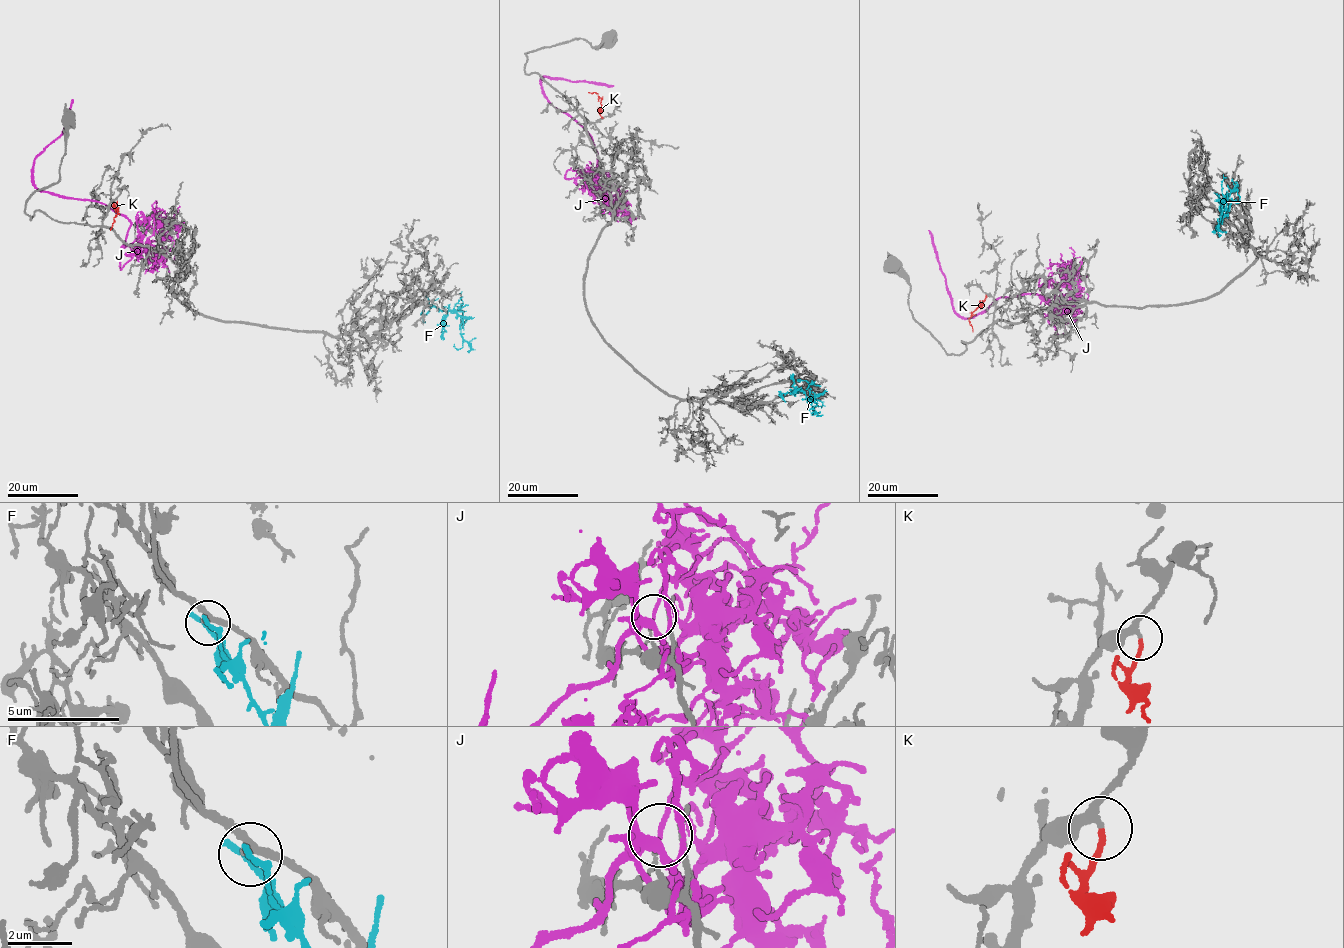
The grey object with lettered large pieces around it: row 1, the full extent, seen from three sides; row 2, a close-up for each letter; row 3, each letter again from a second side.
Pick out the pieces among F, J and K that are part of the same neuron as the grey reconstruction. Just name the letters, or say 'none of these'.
K

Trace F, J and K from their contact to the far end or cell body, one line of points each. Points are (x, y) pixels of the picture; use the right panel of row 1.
F: (1217, 194), (1221, 200), (1219, 202), (1224, 197), (1217, 225), (1220, 236), (1217, 232)
J: (1060, 279), (1062, 272), (1065, 281), (1056, 284), (1061, 312), (1037, 294), (1022, 295), (962, 318), (928, 230)
K: (985, 294), (983, 303), (969, 318), (973, 331)

